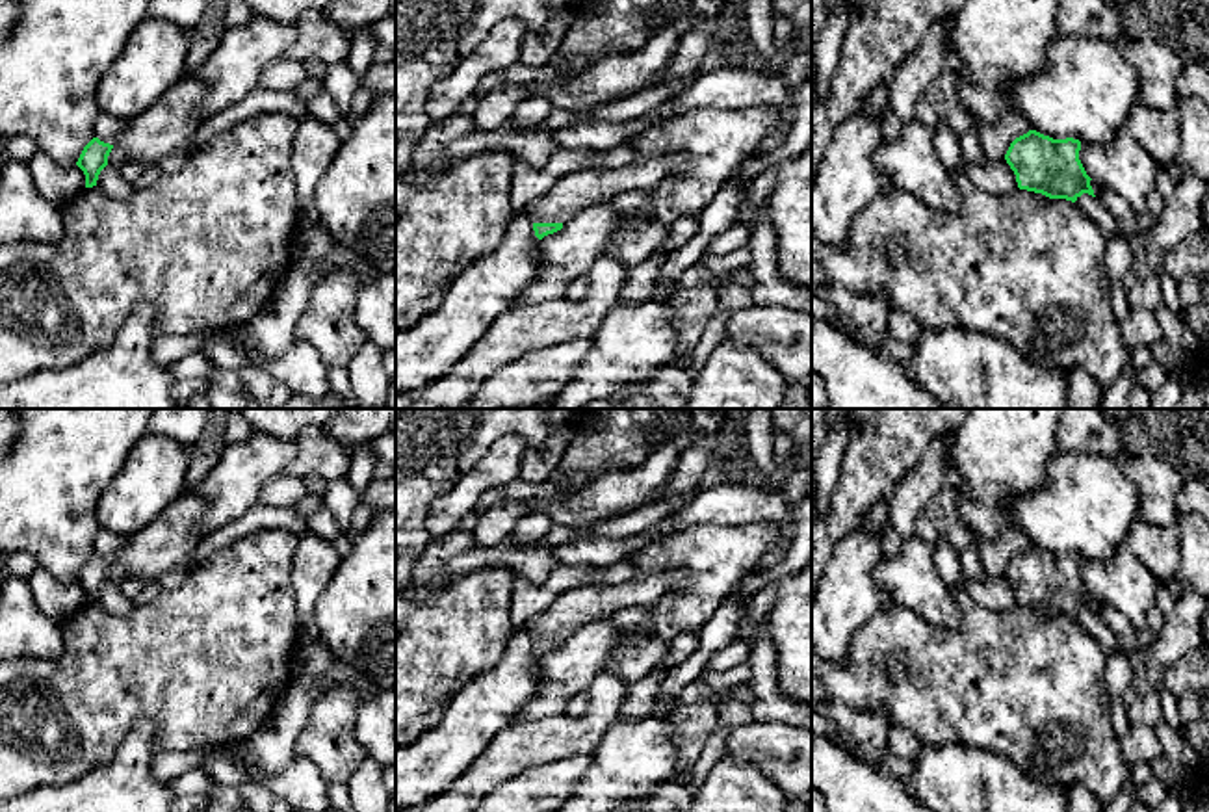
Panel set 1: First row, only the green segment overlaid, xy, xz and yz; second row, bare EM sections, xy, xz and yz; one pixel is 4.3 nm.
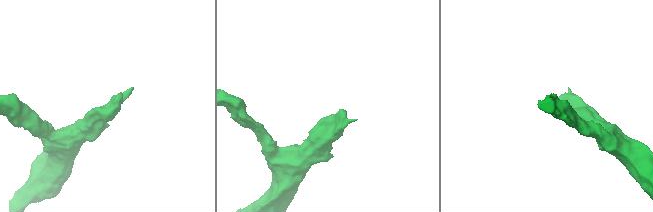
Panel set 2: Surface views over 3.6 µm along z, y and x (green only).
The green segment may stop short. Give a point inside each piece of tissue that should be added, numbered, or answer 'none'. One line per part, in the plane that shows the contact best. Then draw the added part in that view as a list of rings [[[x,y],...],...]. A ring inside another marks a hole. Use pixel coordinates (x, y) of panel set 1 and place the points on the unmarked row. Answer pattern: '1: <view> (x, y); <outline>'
1: xz (572, 610); [[[670,569],[626,583],[598,583],[574,587],[559,595],[553,604],[526,621],[524,628],[533,639],[568,639],[574,632],[594,621],[631,606],[654,606],[669,591],[682,587],[689,578],[685,569]]]

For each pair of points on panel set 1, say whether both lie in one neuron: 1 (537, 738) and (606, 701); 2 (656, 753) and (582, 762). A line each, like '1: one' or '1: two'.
1: one
2: two

